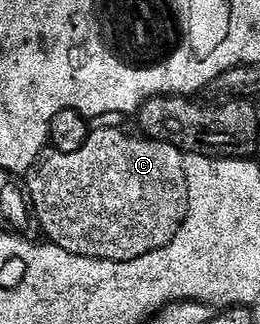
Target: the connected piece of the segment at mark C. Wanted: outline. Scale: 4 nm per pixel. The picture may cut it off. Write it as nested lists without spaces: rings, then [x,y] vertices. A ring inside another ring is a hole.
[[[122,129],[96,130],[91,132],[88,143],[84,143],[84,147],[80,147],[80,151],[72,151],[71,153],[56,151],[53,147],[47,148],[24,175],[24,189],[28,194],[28,204],[36,221],[38,217],[39,227],[46,232],[45,240],[49,244],[81,257],[104,259],[105,261],[131,261],[132,259],[140,259],[140,255],[148,255],[152,251],[172,243],[172,239],[180,231],[188,211],[188,179],[184,175],[186,157],[181,149],[177,149],[175,145],[169,145],[167,141],[152,141],[142,135],[129,137],[126,133],[128,132]]]

